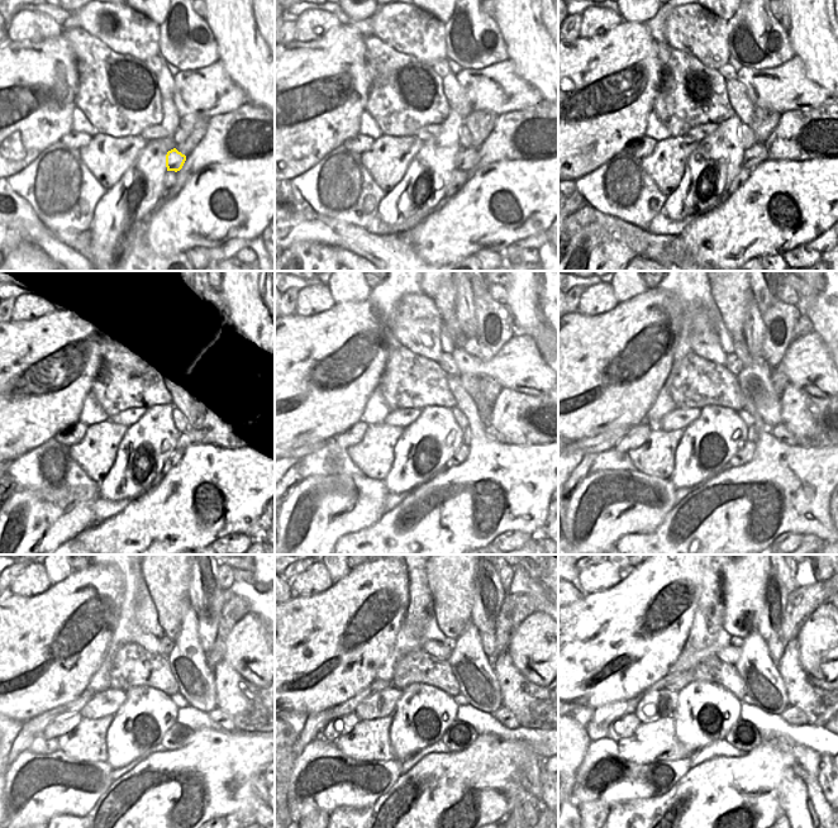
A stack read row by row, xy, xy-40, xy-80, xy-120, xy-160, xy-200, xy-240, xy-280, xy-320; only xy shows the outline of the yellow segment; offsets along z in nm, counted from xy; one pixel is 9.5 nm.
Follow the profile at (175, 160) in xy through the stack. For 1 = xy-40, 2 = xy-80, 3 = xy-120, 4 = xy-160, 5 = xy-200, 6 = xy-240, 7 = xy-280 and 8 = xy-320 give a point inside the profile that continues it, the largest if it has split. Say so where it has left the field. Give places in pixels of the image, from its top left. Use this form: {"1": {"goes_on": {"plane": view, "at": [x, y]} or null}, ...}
{"1": {"goes_on": {"plane": "xy-40", "at": [465, 160]}}, "2": {"goes_on": {"plane": "xy-80", "at": [757, 153]}}, "3": {"goes_on": {"plane": "xy-120", "at": [193, 436]}}, "4": {"goes_on": {"plane": "xy-160", "at": [491, 432]}}, "5": {"goes_on": {"plane": "xy-200", "at": [779, 432]}}, "6": {"goes_on": {"plane": "xy-240", "at": [217, 715]}}, "7": {"goes_on": {"plane": "xy-280", "at": [504, 715]}}, "8": {"goes_on": {"plane": "xy-320", "at": [793, 715]}}}

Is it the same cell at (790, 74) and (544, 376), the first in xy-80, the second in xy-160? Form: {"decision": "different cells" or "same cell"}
{"decision": "same cell"}

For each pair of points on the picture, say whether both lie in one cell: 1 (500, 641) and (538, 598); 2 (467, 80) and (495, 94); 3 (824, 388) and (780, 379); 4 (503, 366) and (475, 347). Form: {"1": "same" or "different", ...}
{"1": "same", "2": "same", "3": "different", "4": "different"}

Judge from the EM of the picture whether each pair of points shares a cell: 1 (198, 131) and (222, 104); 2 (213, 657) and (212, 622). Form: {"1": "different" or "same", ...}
{"1": "different", "2": "different"}

